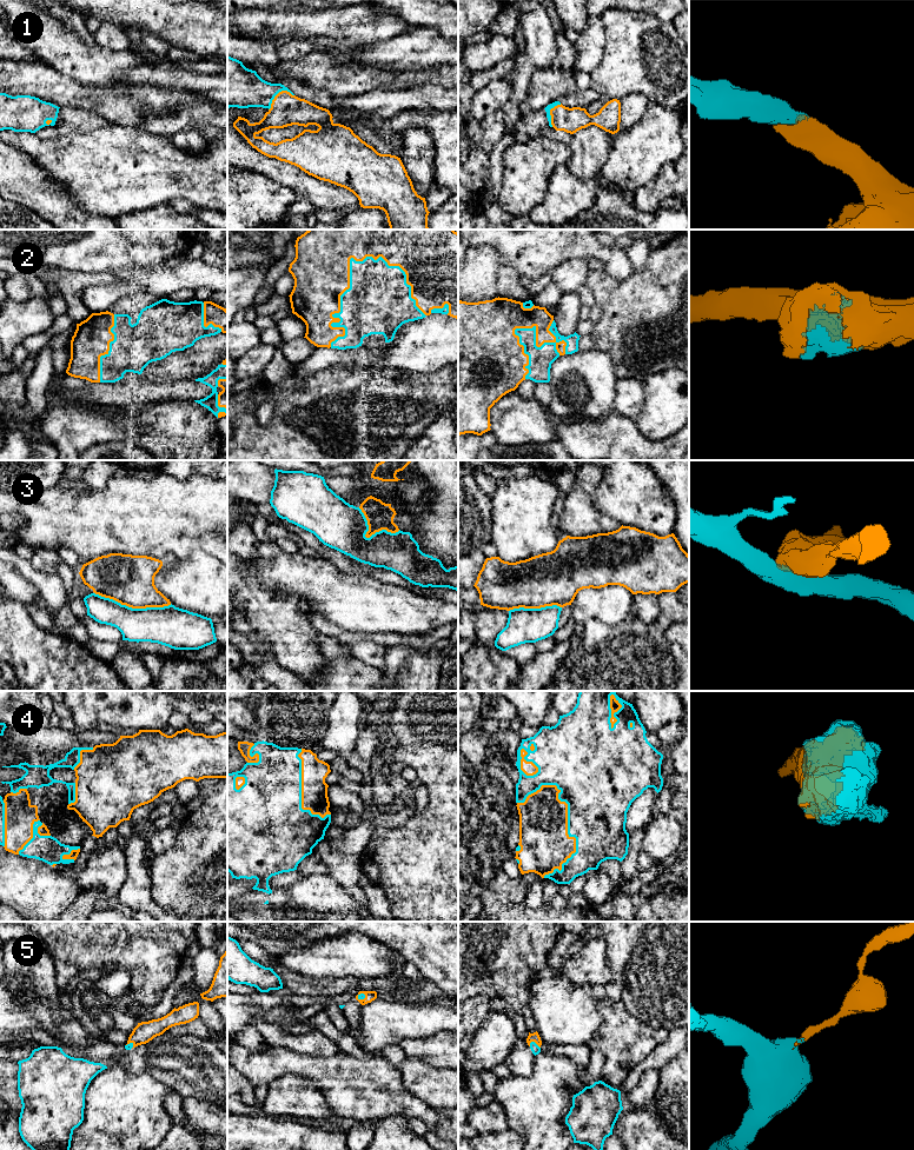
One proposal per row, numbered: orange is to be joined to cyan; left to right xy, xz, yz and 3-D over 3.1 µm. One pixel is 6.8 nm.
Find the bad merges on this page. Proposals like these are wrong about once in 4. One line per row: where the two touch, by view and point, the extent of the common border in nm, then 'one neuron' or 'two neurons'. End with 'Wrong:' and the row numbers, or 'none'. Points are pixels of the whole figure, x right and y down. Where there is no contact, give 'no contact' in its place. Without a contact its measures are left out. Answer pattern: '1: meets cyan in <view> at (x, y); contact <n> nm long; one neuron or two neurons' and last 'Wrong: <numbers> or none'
1: meets cyan in xz at (277, 93); contact 200 nm long; one neuron
2: meets cyan in xz at (350, 266); contact 700 nm long; one neuron
3: meets cyan in xy at (133, 609); contact 550 nm long; two neurons
4: meets cyan in yz at (570, 836); contact 650 nm long; one neuron
5: meets cyan in yz at (535, 1043); contact 90 nm long; one neuron
Wrong: 3

